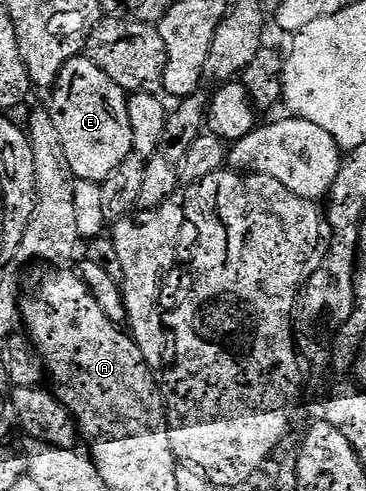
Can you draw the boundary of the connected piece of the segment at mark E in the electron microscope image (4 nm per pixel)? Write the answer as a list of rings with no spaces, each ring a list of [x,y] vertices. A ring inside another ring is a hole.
[[[86,55],[70,59],[51,90],[50,112],[62,143],[68,169],[80,181],[103,183],[126,158],[134,153],[128,97]]]

